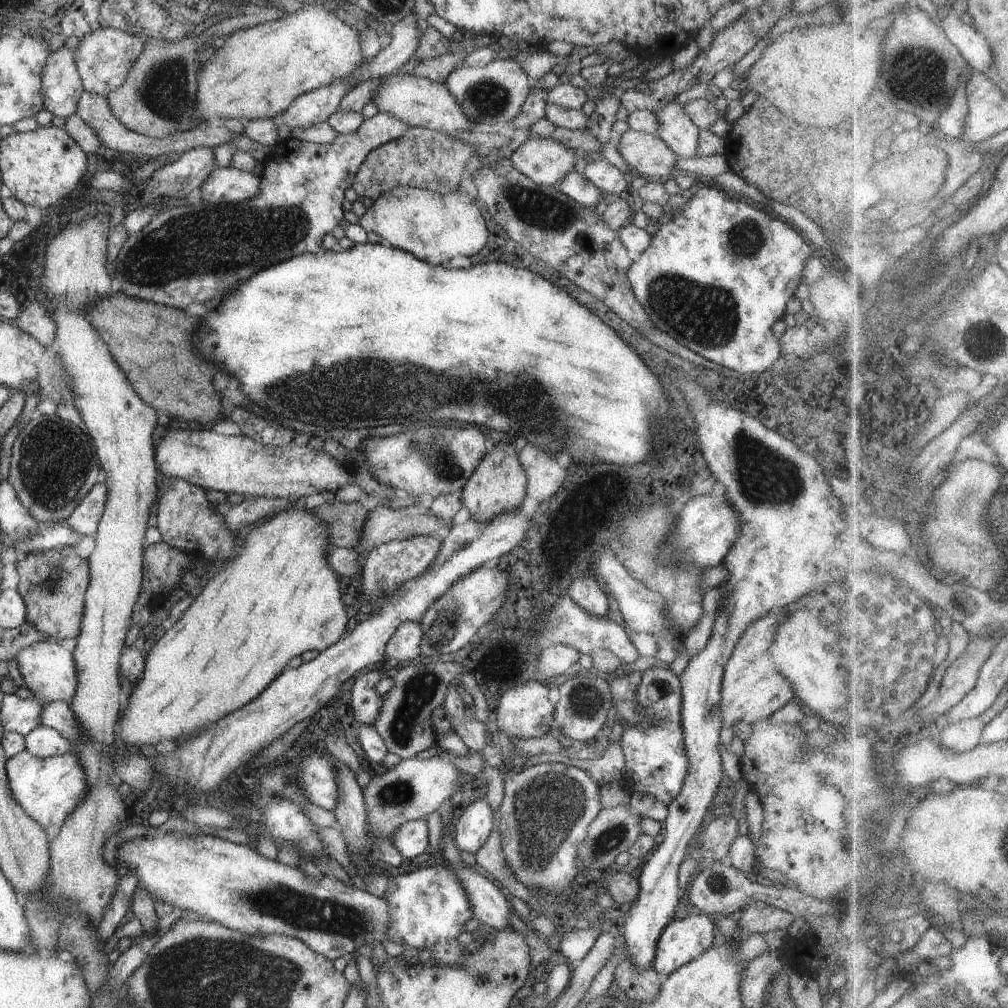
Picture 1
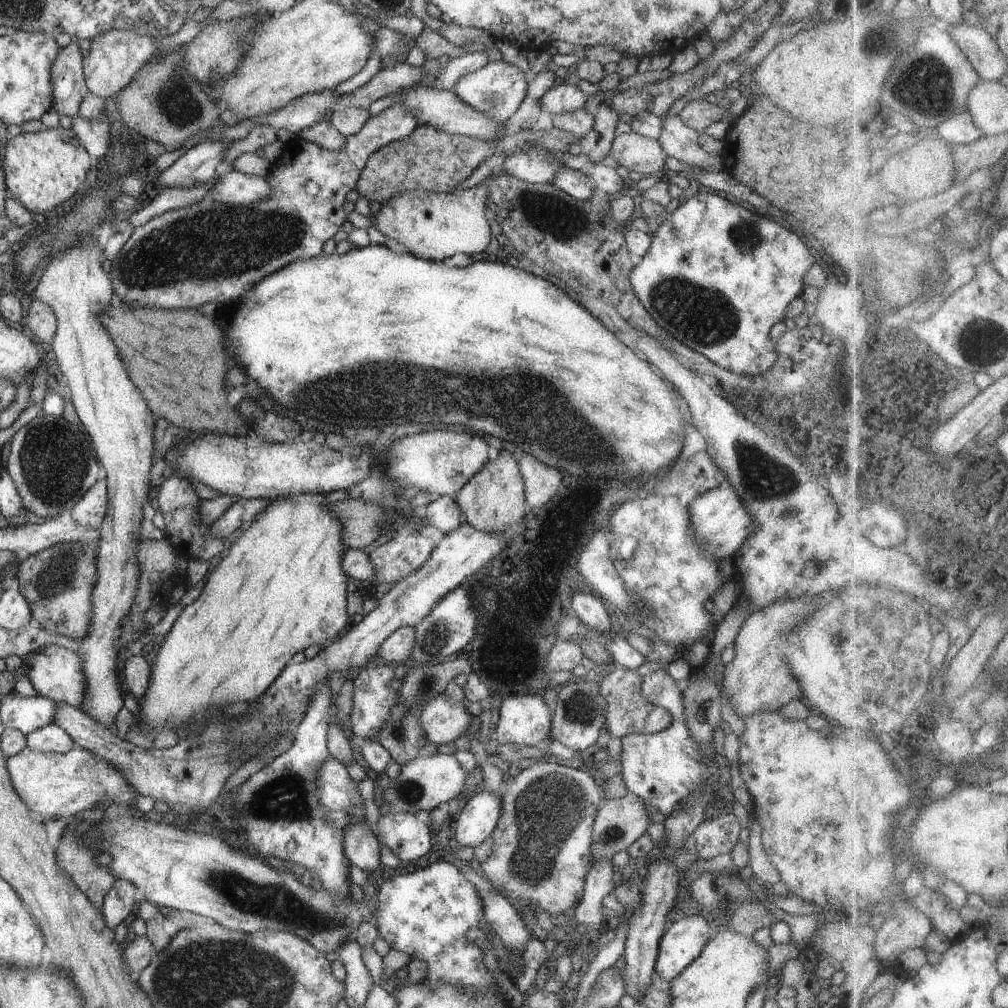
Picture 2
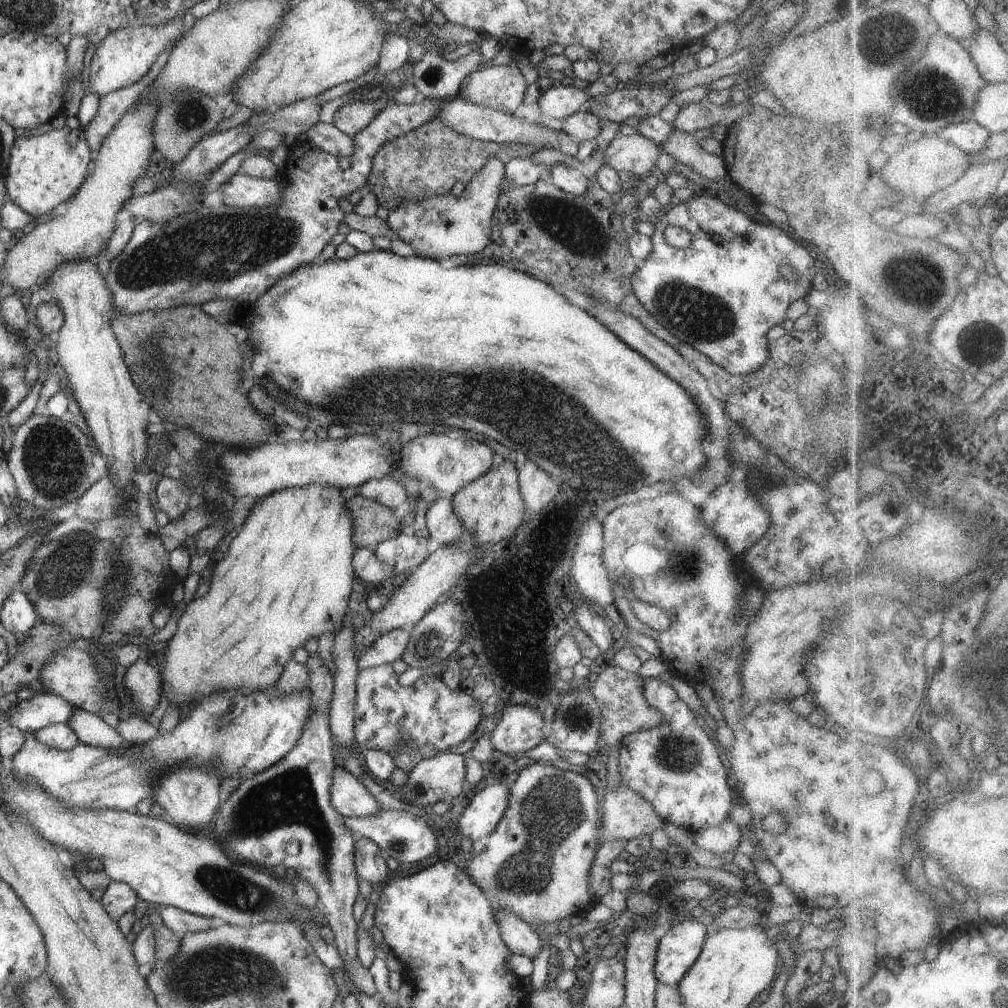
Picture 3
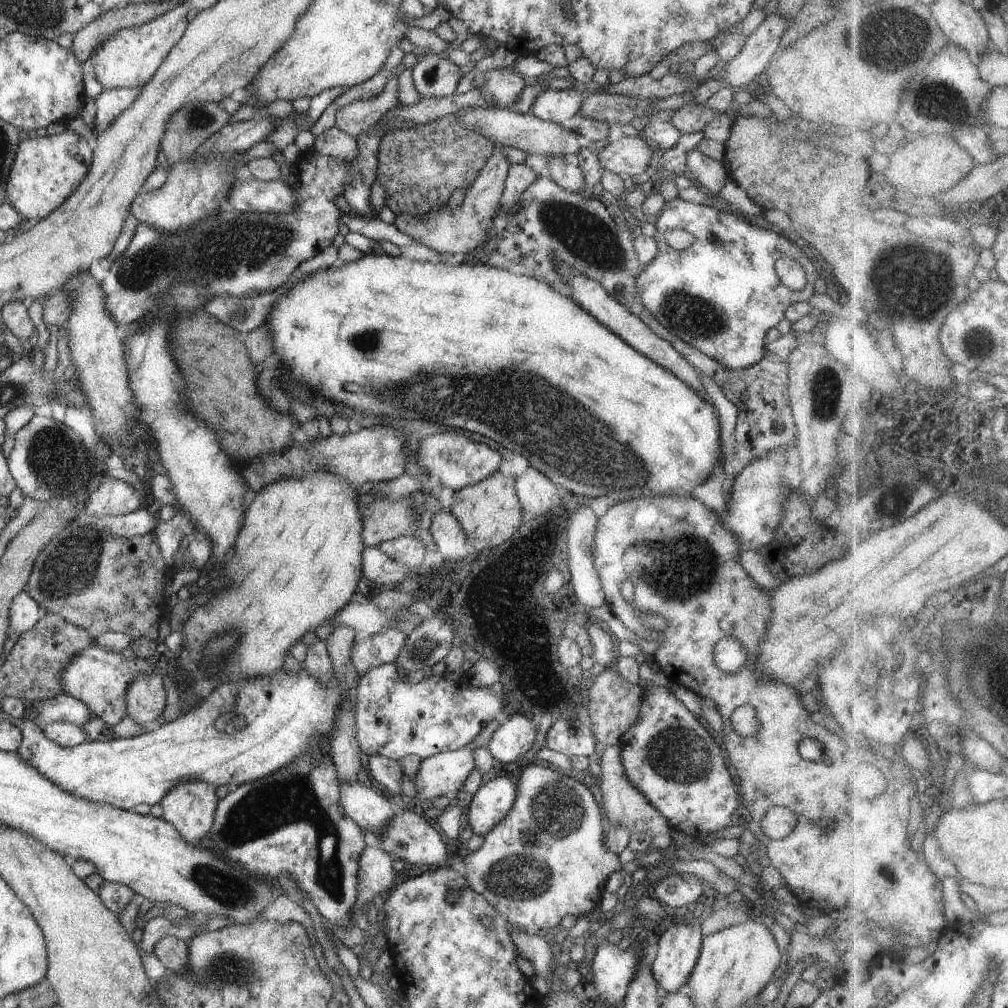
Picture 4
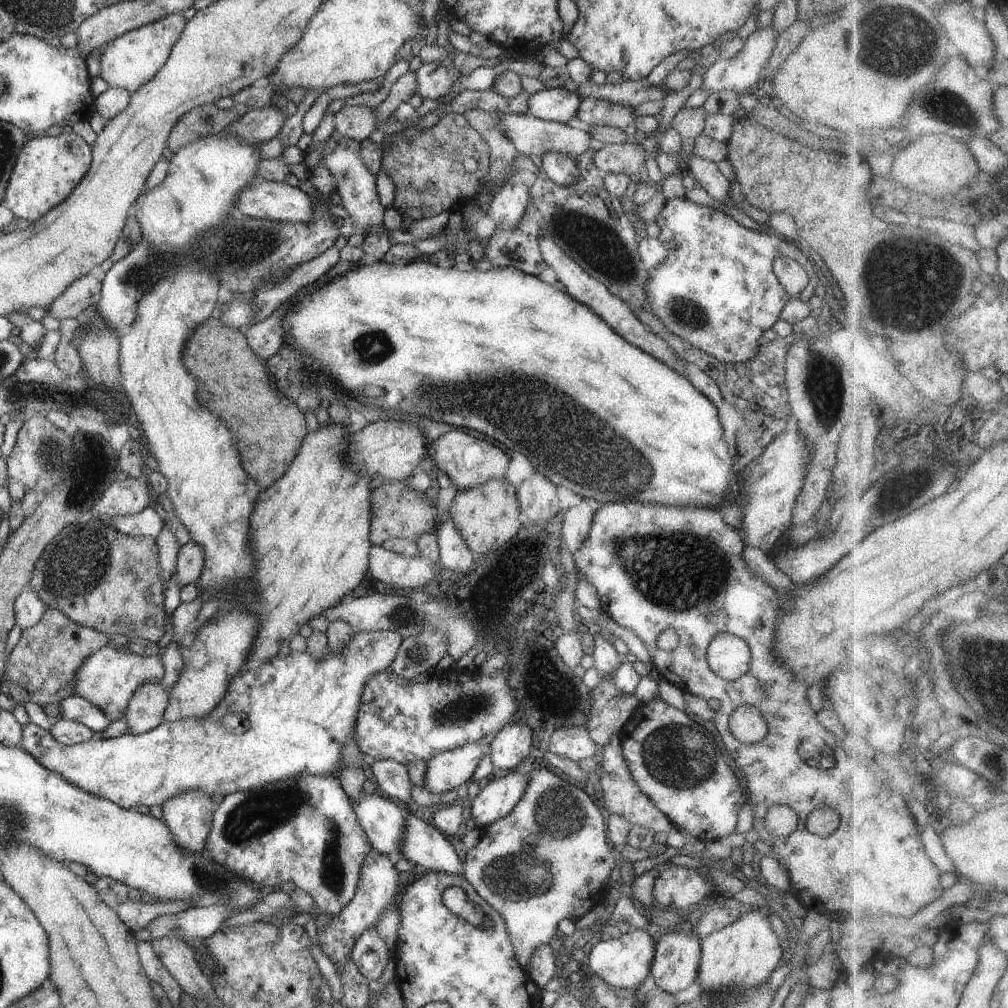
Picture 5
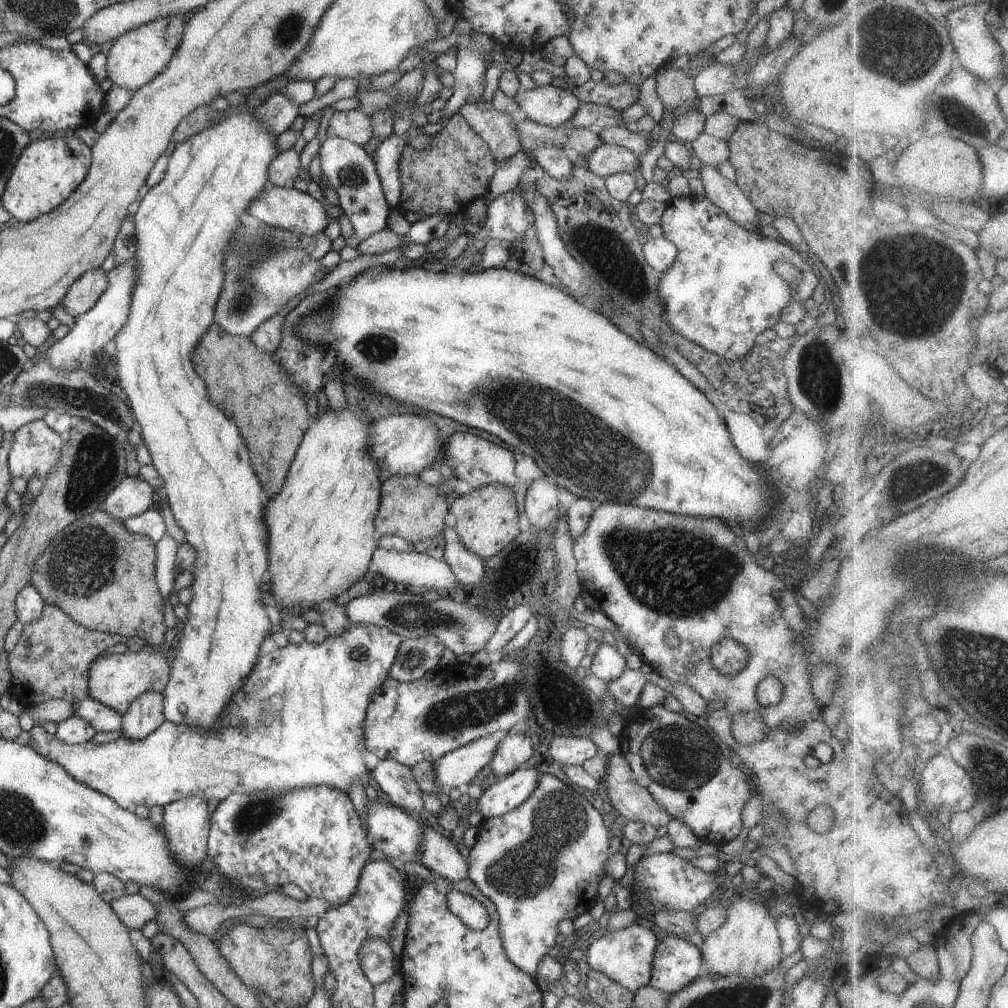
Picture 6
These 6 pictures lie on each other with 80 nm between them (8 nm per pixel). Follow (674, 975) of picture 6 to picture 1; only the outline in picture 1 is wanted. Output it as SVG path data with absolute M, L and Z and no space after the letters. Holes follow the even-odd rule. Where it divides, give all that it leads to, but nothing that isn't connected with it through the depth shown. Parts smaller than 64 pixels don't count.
M706 911L671 920L658 938L651 967L667 977L706 952L714 944L715 920Z

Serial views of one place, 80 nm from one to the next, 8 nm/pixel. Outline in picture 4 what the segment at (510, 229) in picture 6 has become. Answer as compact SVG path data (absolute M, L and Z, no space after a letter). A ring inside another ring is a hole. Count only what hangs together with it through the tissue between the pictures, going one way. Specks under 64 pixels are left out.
M511 164L500 200L499 210L509 211L522 197L522 192L540 176L526 164Z

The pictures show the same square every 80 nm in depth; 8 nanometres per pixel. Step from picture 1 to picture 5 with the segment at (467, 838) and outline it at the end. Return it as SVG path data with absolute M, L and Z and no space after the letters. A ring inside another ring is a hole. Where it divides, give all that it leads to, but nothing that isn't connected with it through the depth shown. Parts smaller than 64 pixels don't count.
M516 771L497 777L471 798L471 813L476 828L484 830L490 823L505 817L522 798L528 775Z

